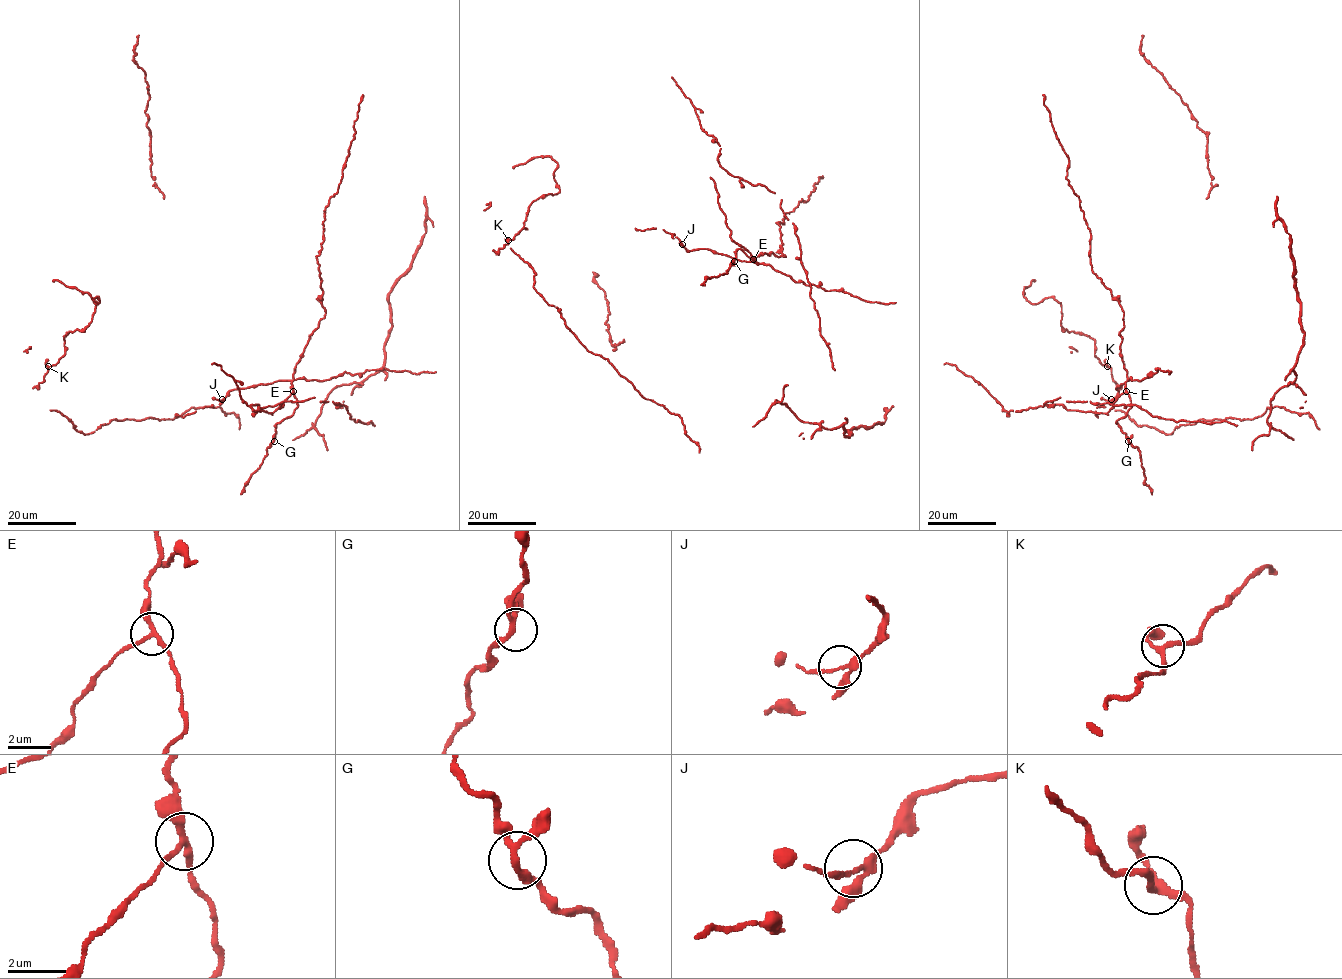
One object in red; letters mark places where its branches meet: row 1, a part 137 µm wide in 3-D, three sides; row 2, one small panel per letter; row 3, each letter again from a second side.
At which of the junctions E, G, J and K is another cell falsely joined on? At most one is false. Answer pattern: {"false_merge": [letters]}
{"false_merge": ["E"]}

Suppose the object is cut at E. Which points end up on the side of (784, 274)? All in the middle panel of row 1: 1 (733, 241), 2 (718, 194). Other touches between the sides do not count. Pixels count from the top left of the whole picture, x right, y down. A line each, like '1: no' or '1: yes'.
1: no
2: no

